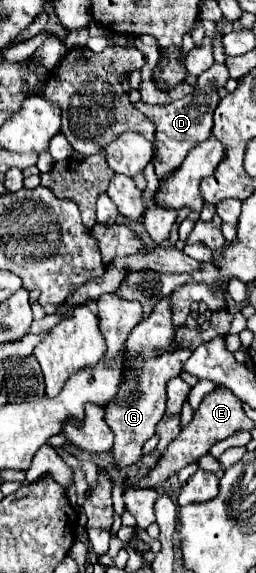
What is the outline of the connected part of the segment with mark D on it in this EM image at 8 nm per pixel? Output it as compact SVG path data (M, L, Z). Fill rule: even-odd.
M213 62L213 66L209 70L199 74L195 90L191 92L191 96L187 94L181 100L175 100L171 104L161 104L161 106L149 106L145 102L135 102L135 108L139 108L143 114L147 114L157 124L157 136L155 138L161 142L157 158L153 160L157 178L163 178L165 174L175 170L183 162L187 152L209 136L209 132L213 128L213 112L221 100L219 88L223 88L227 80L229 80L227 64Z

